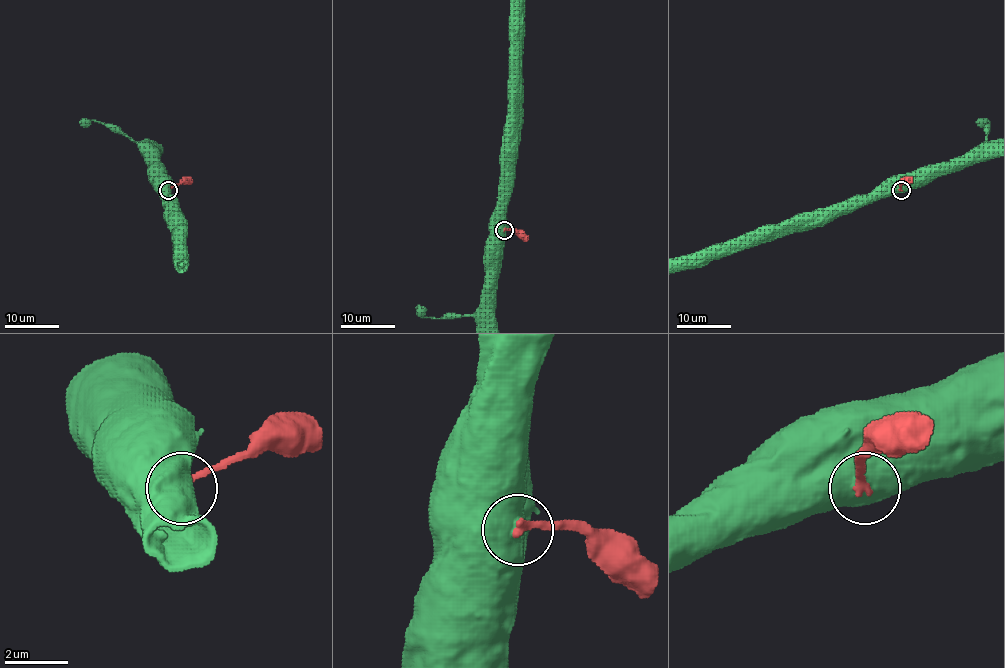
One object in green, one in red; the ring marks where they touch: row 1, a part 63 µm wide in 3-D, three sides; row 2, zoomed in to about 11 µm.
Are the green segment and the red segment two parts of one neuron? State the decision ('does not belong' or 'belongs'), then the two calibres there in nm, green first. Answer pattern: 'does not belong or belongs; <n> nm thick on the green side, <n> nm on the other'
does not belong; 800 nm thick on the green side, 260 nm on the other

